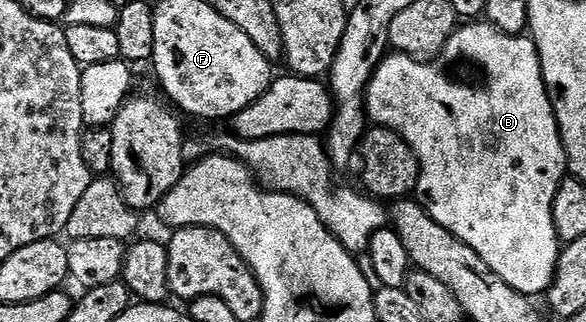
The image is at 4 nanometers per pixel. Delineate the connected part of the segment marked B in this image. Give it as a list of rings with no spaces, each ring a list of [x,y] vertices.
[[[485,21],[471,23],[474,23],[471,27],[459,26],[433,61],[423,61],[413,55],[401,53],[387,54],[366,89],[366,113],[377,126],[395,131],[417,153],[419,166],[417,194],[429,215],[437,223],[444,225],[444,229],[448,229],[448,233],[455,235],[461,243],[472,248],[484,261],[484,265],[488,265],[488,269],[492,269],[496,277],[512,285],[512,289],[527,297],[535,297],[534,295],[538,294],[541,296],[549,291],[550,283],[554,280],[554,270],[558,267],[560,240],[554,224],[554,198],[568,171],[566,150],[554,116],[554,104],[546,94],[546,82],[542,76],[540,57],[533,39],[522,35],[505,35]]]

